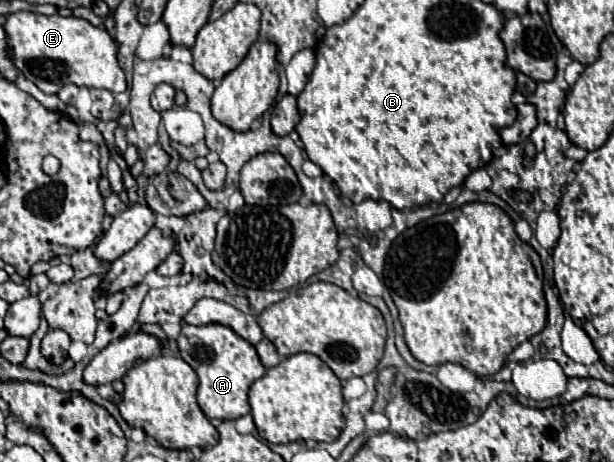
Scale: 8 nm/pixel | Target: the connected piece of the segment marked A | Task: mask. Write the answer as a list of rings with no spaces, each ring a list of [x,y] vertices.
[[[184,325],[176,341],[182,359],[196,371],[200,379],[196,397],[200,409],[208,419],[238,419],[250,413],[248,389],[256,379],[260,379],[266,373],[254,345],[250,345],[224,325],[202,325],[202,327]]]

